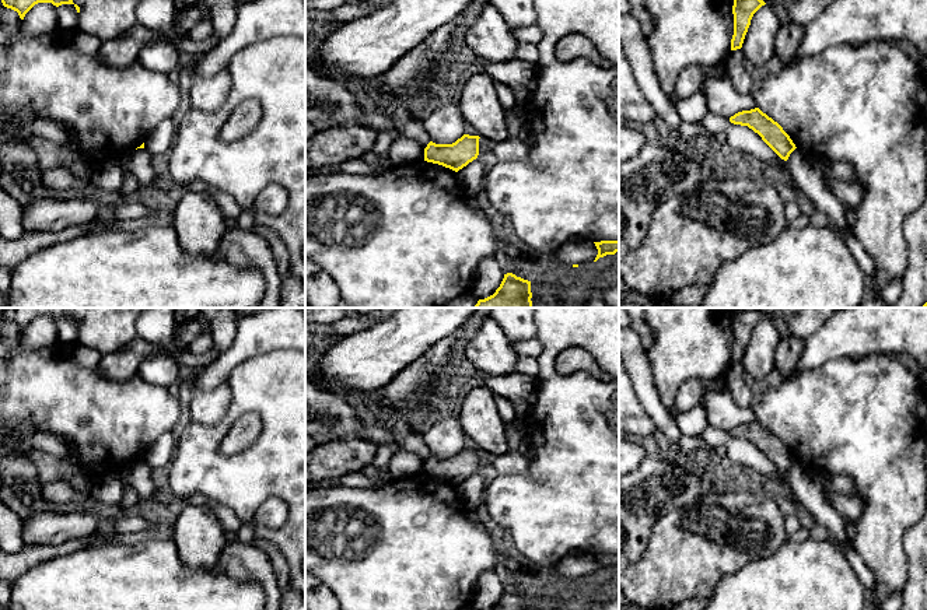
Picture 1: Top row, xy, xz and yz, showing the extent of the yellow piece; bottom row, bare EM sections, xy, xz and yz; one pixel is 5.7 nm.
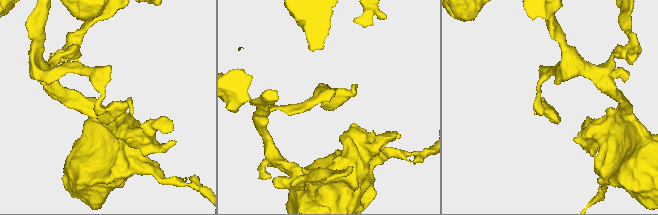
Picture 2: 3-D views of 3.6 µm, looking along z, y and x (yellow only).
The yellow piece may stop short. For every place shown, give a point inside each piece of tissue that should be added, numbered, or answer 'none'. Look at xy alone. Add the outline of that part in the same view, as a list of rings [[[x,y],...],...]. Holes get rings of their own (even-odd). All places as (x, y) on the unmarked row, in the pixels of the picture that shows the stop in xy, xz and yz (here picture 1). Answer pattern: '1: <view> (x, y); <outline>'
none

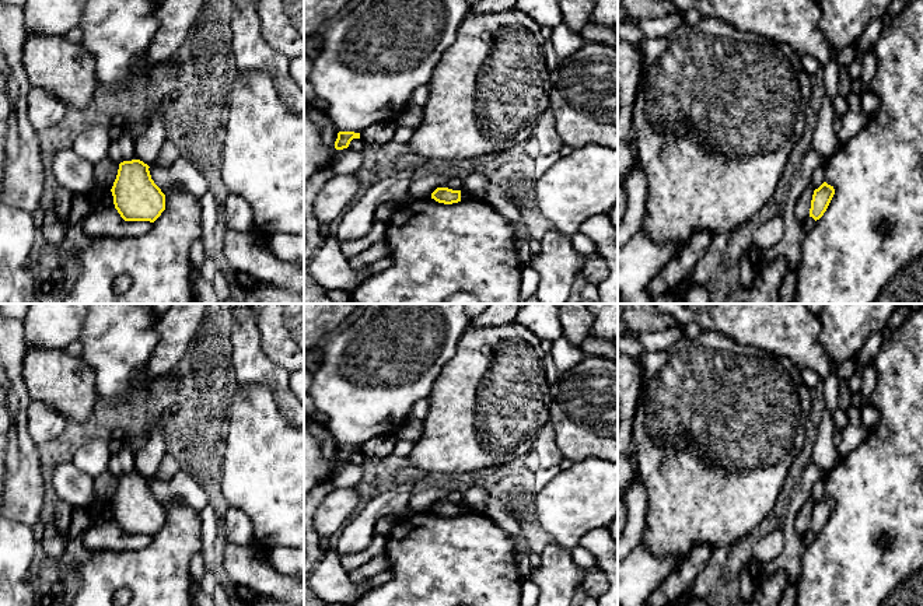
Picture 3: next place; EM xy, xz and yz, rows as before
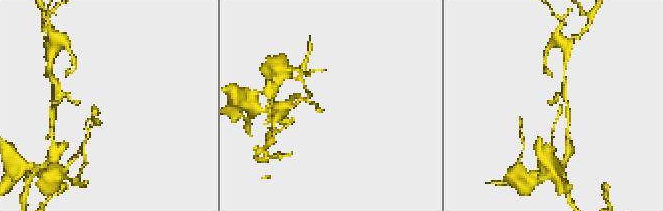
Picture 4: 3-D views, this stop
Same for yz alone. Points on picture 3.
none

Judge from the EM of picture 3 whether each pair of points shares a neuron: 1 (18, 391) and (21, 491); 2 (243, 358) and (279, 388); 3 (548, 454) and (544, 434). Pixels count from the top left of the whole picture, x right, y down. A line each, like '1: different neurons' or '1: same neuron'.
1: same neuron
2: same neuron
3: same neuron

